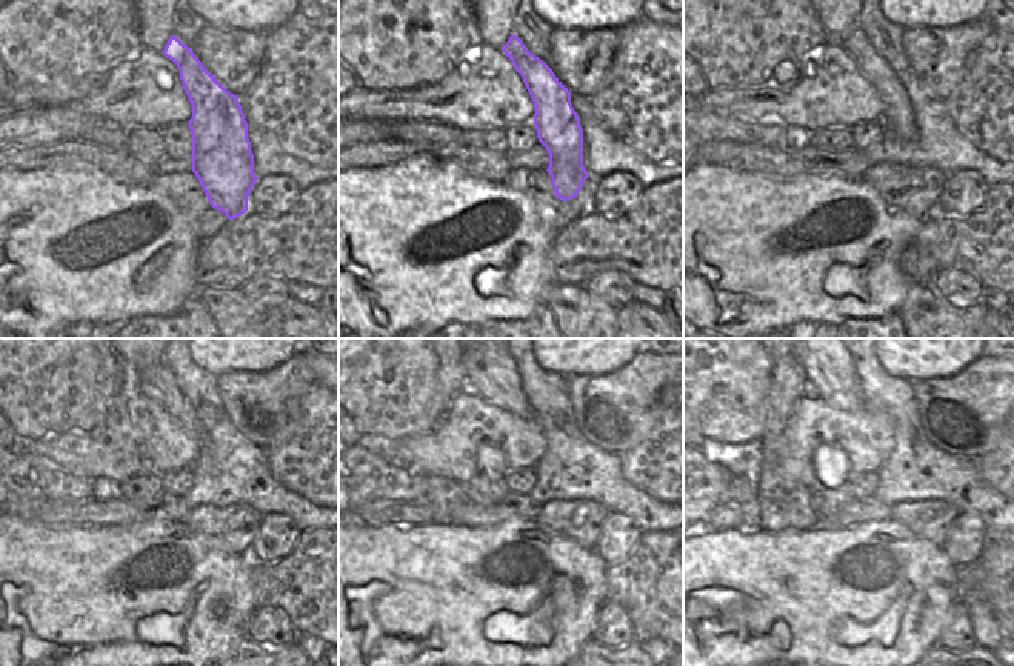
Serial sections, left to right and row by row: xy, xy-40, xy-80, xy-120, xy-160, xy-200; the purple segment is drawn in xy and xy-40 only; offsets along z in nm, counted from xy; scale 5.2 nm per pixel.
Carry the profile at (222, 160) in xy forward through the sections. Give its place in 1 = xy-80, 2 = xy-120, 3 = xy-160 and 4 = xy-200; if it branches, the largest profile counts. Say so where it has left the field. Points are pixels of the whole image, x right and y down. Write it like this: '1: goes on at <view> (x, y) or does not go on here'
1: goes on at xy-80 (897, 119)
2: goes on at xy-120 (159, 383)
3: goes on at xy-160 (491, 374)
4: goes on at xy-200 (830, 369)

